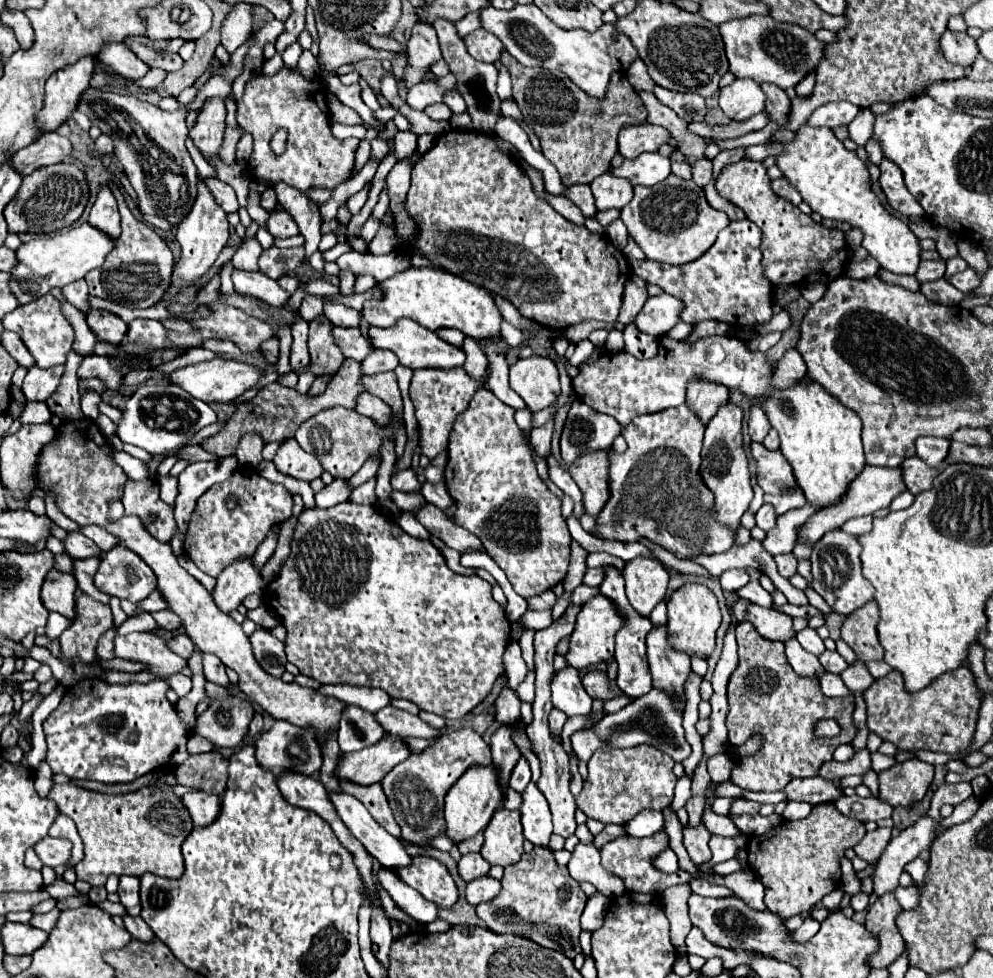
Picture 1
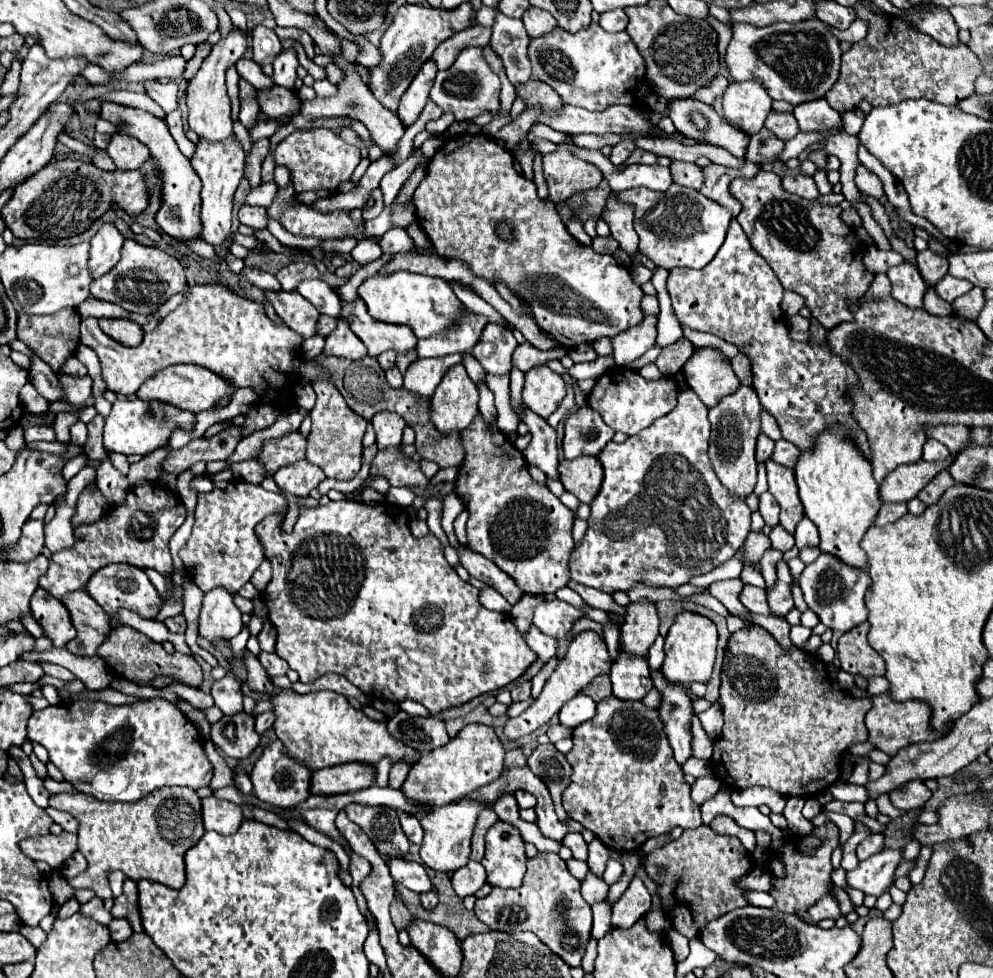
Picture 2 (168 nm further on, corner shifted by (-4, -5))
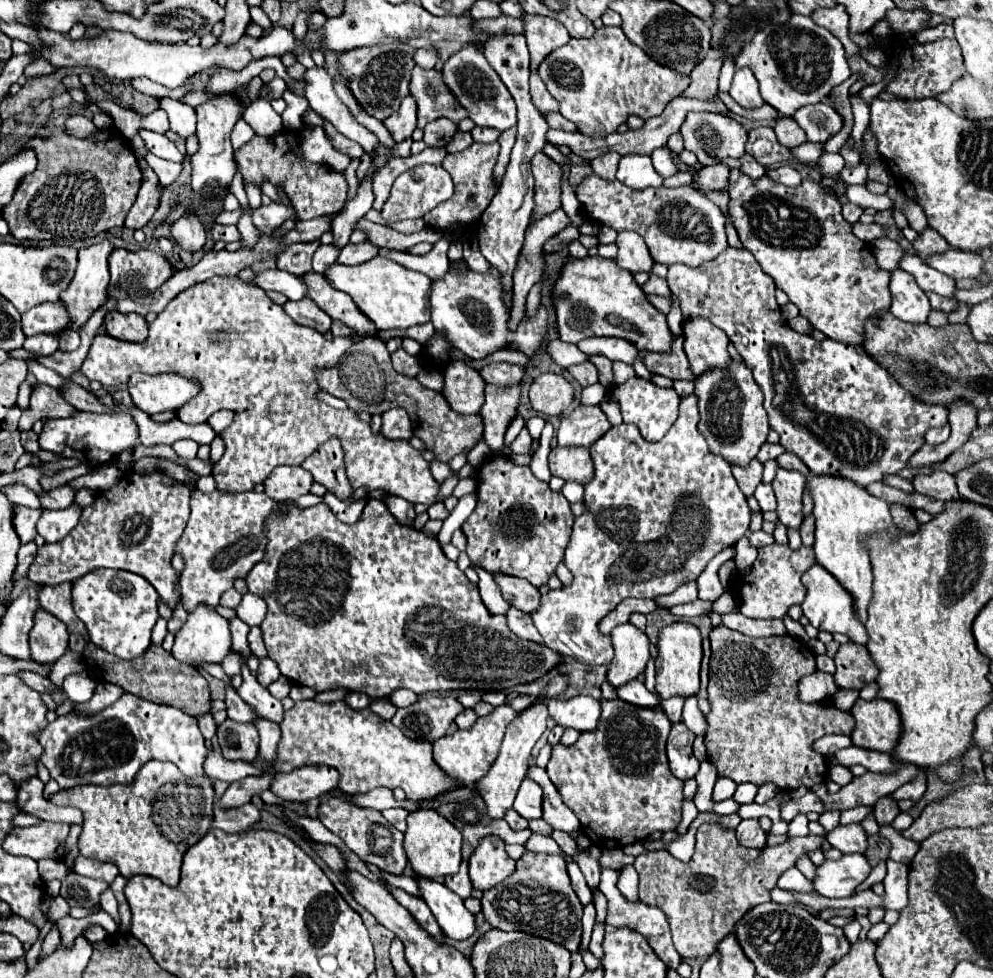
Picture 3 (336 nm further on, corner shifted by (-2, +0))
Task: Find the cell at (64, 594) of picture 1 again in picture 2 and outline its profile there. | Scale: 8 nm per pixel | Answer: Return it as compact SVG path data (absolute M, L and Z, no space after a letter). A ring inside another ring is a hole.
M38 588L30 600L32 618L42 626L44 636L52 642L54 648L66 646L74 636L76 630L70 622L70 614L62 608L62 602L50 596L46 590Z

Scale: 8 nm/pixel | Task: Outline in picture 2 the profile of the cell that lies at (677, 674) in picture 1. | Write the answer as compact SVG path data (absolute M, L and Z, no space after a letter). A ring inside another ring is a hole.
M660 670L652 672L654 686L662 692L664 700L658 708L664 720L664 732L672 746L676 762L682 766L692 756L692 732L690 732L690 718L694 716L690 698L684 692L682 684L670 684Z

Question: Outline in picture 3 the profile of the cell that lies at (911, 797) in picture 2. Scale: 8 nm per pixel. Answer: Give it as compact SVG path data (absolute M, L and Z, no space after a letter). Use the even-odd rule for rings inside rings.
M890 795L884 799L878 799L874 805L874 813L876 813L876 821L882 823L892 823L892 819L896 817L896 799L892 799Z

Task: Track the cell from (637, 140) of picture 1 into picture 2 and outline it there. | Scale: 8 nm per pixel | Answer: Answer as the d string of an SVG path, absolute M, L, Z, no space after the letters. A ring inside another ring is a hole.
M622 140L622 142L618 142L618 144L612 148L612 152L610 152L610 162L612 162L614 166L620 166L620 164L630 156L630 152L632 152L634 148L636 148L636 146L634 146L632 140Z

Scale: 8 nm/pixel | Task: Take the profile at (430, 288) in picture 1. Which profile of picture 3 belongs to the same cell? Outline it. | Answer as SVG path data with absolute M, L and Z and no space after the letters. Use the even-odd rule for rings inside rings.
M376 257L354 267L334 263L324 275L336 289L348 293L358 309L366 317L370 317L378 329L408 329L412 325L430 321L428 293L432 287L432 279L420 271L412 271L396 261Z

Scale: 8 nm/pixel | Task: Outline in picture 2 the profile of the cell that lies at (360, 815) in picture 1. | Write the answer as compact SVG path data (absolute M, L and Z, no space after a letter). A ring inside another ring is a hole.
M390 858L388 868L392 872L392 878L400 884L404 884L408 890L422 894L422 892L432 892L434 886L424 870L422 864L416 862L406 862L402 858Z

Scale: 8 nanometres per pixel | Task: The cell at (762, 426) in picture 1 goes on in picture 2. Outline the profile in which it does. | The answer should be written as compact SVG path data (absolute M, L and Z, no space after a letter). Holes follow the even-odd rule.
M760 434L758 446L756 446L756 460L758 460L758 462L766 462L766 460L770 460L772 452L774 452L774 442L772 442L768 436Z

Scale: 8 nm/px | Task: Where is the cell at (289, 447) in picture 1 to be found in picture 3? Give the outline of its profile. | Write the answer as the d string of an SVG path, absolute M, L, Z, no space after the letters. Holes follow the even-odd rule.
M276 467L272 475L264 481L266 495L276 501L294 501L300 495L308 493L314 479L302 467Z

